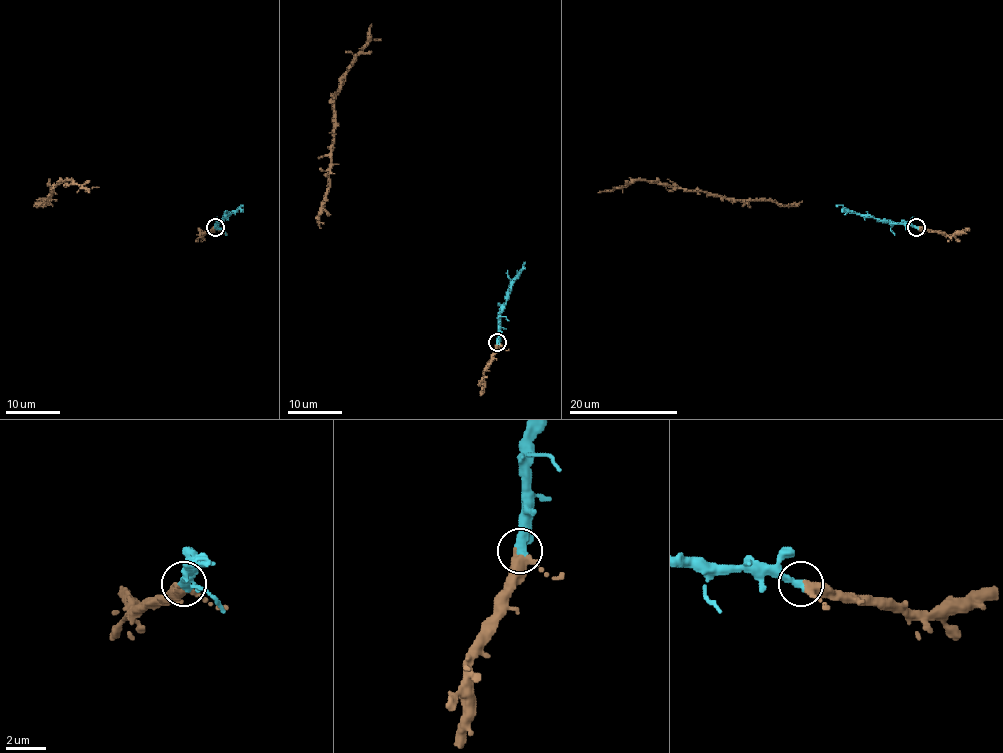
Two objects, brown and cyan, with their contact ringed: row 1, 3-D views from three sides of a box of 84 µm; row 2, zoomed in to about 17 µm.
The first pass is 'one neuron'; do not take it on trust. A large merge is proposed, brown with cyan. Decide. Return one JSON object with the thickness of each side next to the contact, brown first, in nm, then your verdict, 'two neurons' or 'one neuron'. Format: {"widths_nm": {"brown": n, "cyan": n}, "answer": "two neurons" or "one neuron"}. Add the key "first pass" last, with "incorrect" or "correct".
{"widths_nm": {"brown": 280, "cyan": 460}, "answer": "one neuron", "first pass": "correct"}

